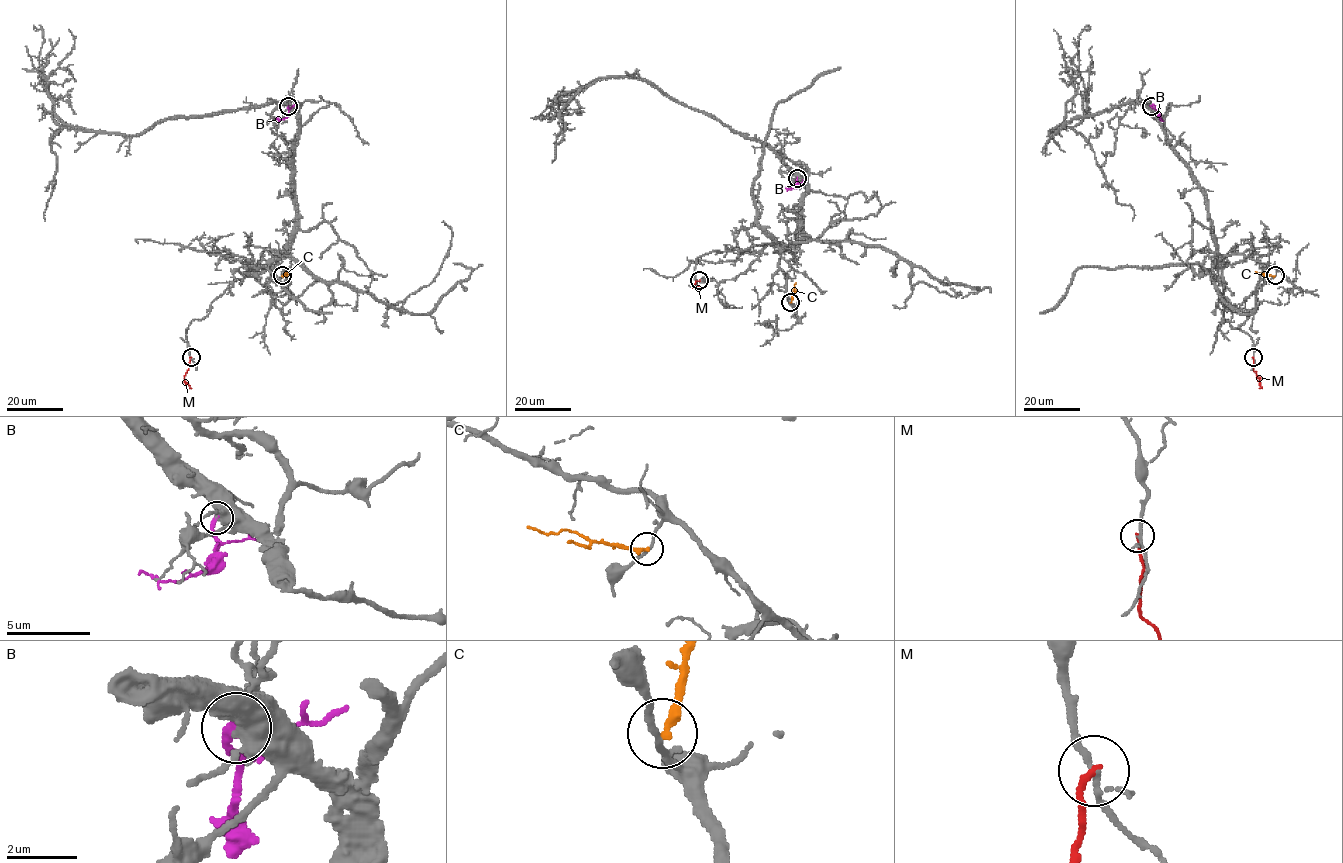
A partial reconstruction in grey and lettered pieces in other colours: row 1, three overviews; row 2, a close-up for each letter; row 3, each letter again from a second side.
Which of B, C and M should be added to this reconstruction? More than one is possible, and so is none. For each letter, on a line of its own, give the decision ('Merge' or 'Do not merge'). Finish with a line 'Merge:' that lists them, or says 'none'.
B: Do not merge
C: Do not merge
M: Do not merge
Merge: none

